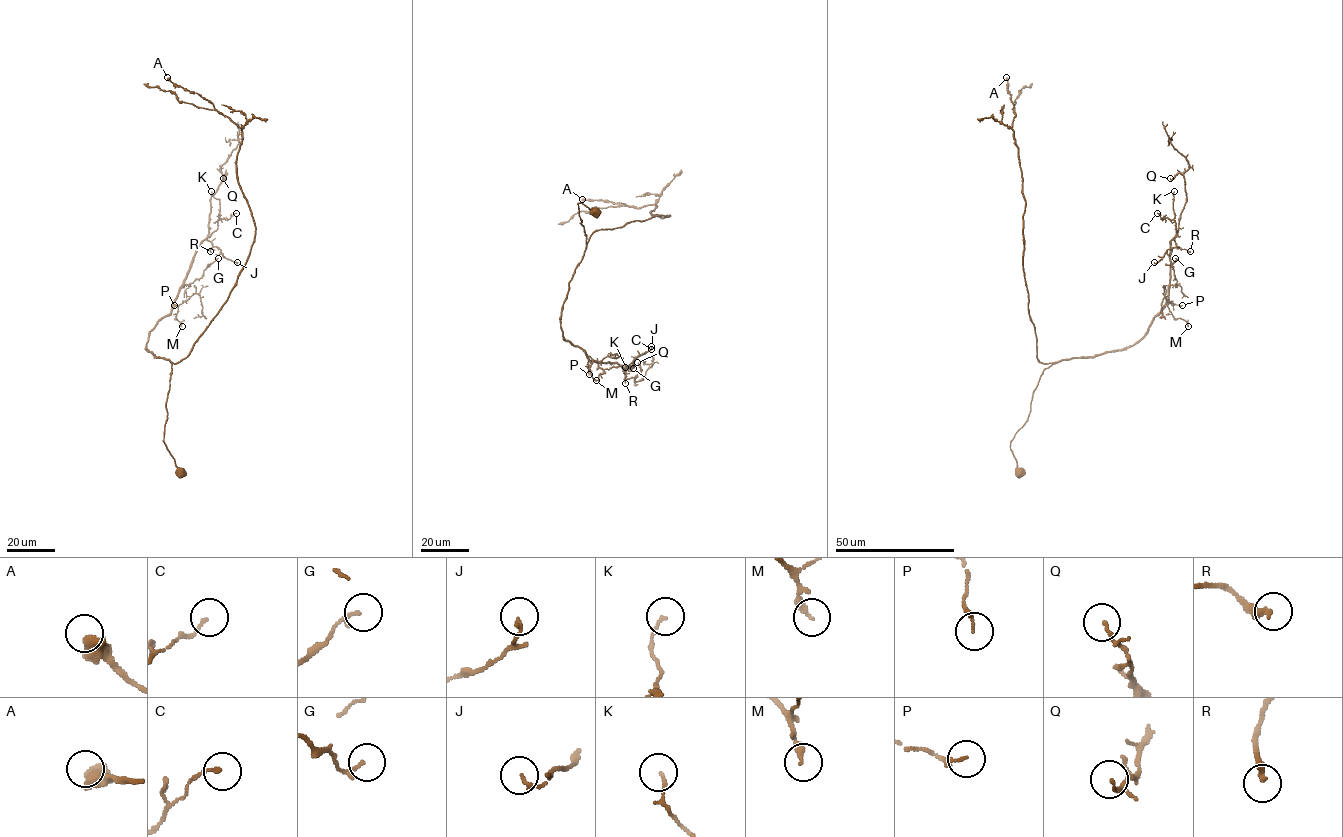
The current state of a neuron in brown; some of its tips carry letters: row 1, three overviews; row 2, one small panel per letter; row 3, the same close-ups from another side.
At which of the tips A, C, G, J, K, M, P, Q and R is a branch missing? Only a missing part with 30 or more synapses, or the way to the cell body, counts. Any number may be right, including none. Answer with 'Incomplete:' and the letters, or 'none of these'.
Incomplete: none of these

